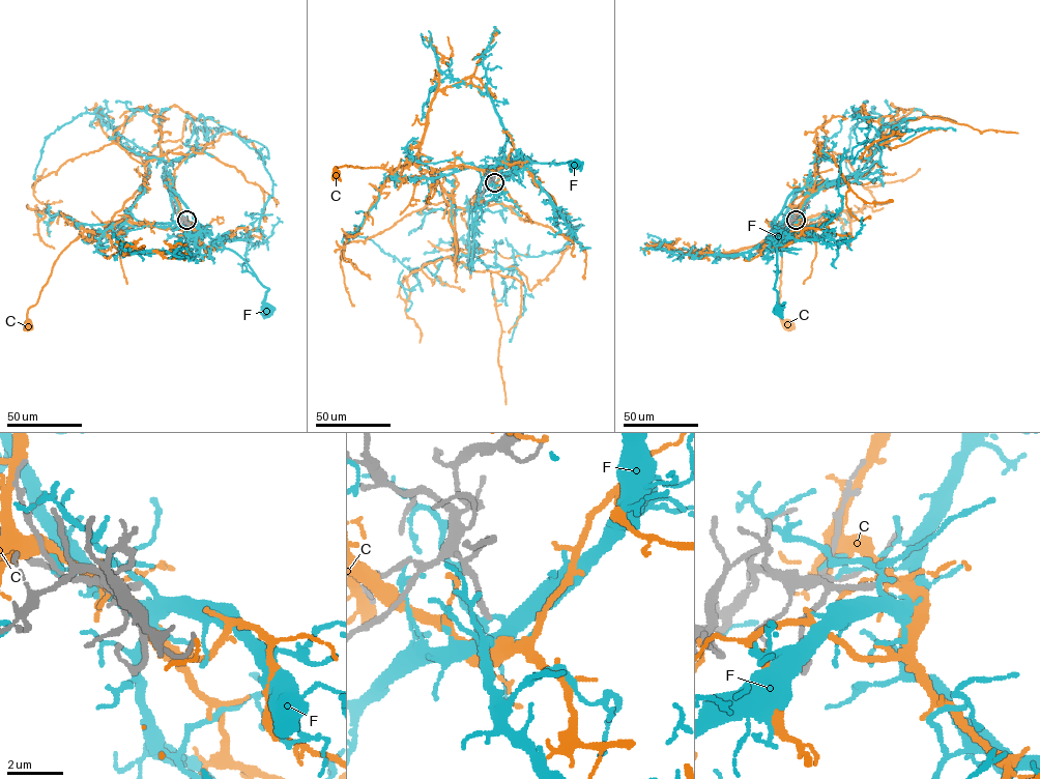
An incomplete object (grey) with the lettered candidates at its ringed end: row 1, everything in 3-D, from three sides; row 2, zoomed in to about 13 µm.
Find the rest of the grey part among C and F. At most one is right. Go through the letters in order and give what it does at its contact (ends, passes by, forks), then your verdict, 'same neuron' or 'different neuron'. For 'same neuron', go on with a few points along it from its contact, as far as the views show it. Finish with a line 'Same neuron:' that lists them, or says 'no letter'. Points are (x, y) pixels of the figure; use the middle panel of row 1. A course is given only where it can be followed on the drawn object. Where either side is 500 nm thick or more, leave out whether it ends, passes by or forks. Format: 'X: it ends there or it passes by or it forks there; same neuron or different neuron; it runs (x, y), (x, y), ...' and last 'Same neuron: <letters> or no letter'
C: it ends there; different neuron
F: it forks there; different neuron
Same neuron: no letter

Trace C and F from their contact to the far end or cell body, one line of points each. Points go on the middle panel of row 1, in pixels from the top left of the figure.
C: (492, 179), (471, 168), (451, 166), (428, 171), (412, 163), (388, 169), (346, 165), (336, 167), (336, 173)
F: (494, 182), (501, 175), (501, 166), (508, 162), (516, 166), (575, 161), (573, 164), (576, 164)

